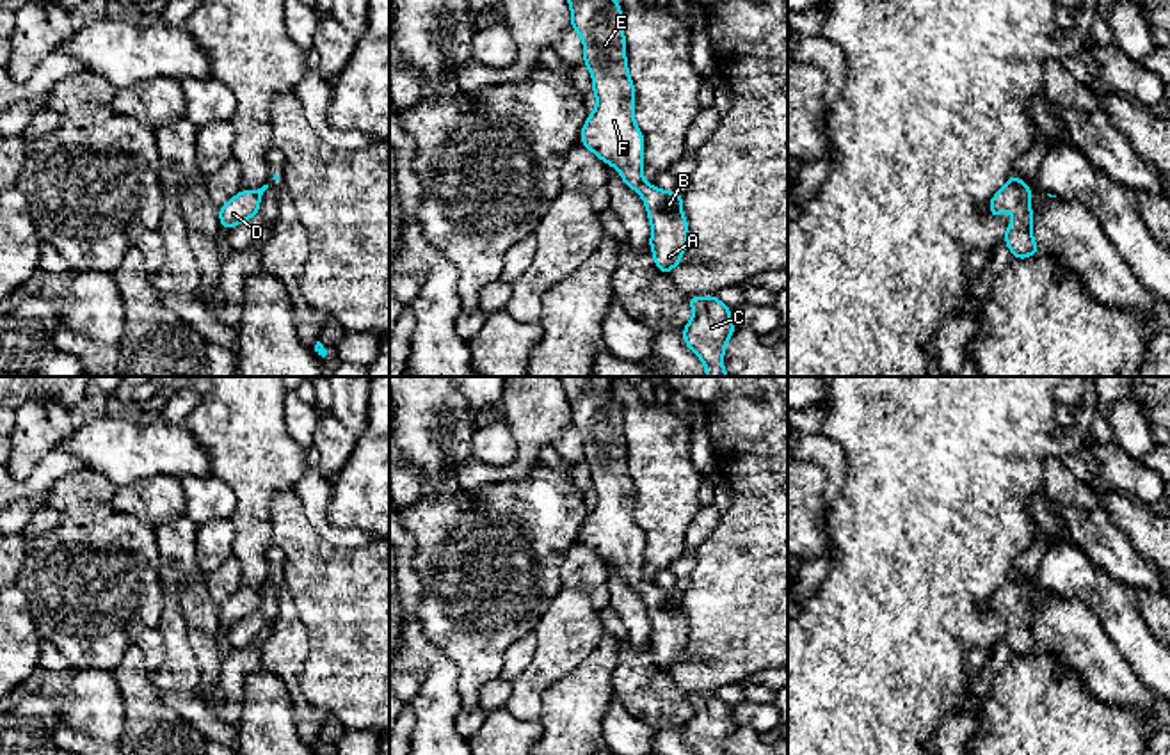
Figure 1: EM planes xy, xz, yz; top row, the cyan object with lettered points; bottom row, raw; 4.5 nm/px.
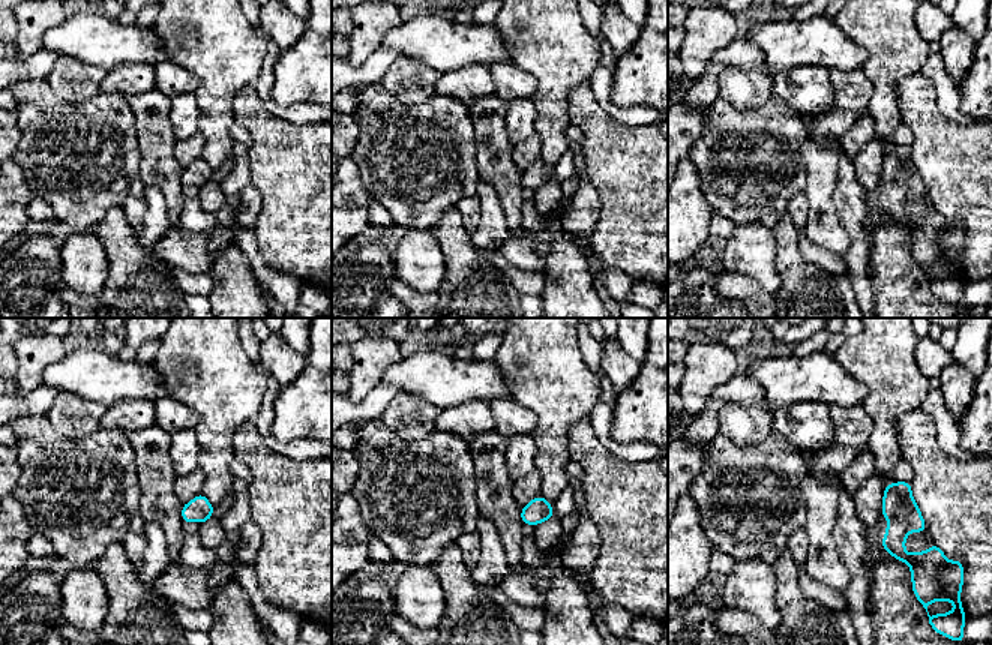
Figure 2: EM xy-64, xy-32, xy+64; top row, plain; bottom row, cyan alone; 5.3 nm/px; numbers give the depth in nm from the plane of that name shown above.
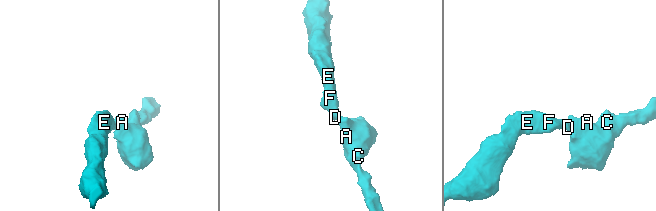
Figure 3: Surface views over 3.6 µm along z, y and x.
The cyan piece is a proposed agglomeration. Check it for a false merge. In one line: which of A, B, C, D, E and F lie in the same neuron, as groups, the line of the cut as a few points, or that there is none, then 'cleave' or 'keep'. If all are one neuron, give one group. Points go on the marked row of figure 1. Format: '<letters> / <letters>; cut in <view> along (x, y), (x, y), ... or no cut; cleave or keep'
A B C D E F; no cut; keep

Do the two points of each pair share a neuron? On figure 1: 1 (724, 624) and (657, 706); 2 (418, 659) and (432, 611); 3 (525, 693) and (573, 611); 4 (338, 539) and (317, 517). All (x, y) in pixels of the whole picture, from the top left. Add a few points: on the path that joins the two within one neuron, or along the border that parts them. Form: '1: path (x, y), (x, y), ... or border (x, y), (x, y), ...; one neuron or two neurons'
1: border (667, 674), (687, 693); two neurons
2: border (420, 597), (418, 622), (424, 635), (456, 667); two neurons
3: path (541, 674), (559, 652), (569, 631); one neuron
4: path (333, 533), (322, 523); one neuron

